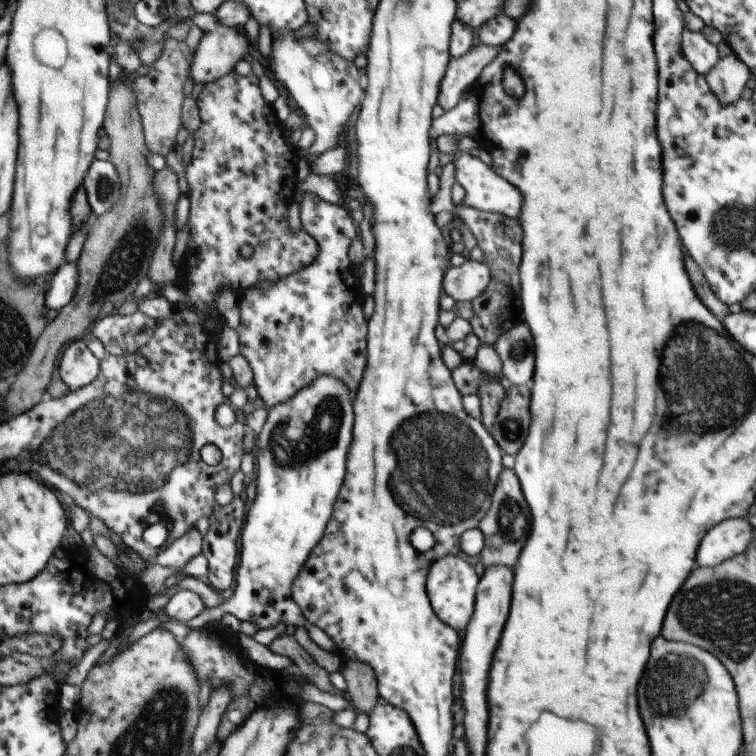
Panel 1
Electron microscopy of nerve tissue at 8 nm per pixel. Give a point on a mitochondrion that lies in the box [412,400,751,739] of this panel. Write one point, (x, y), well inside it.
(679, 679)

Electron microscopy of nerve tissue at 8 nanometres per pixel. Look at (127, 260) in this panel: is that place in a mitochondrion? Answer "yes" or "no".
yes

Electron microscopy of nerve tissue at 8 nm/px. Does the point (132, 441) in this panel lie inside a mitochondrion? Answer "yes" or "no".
yes

